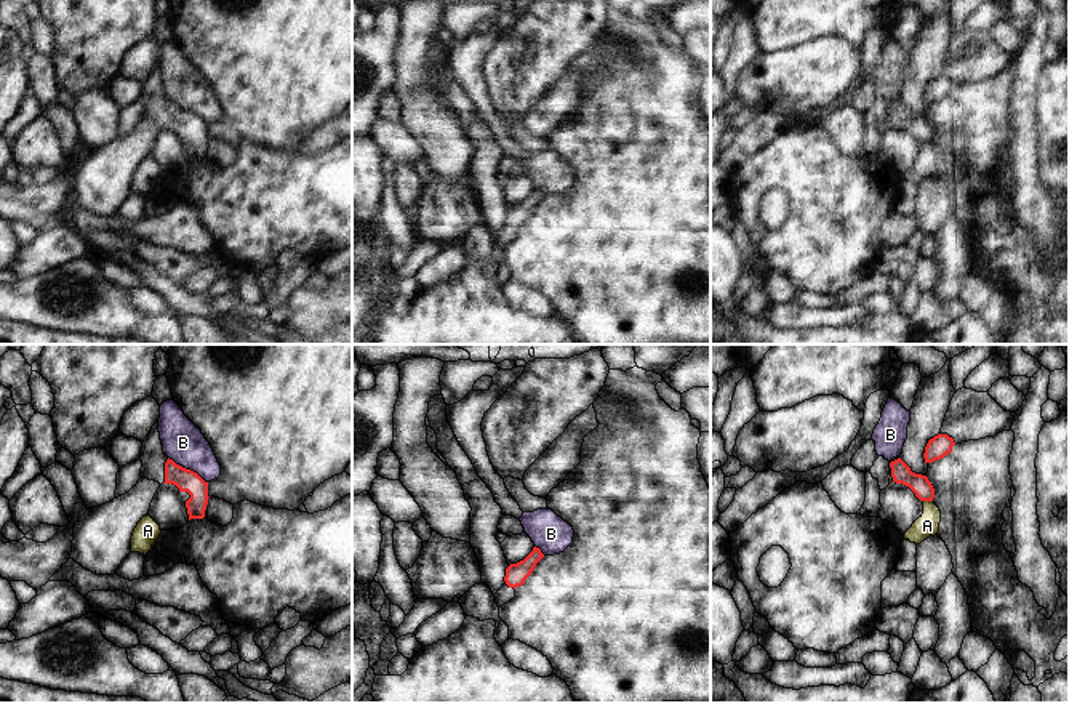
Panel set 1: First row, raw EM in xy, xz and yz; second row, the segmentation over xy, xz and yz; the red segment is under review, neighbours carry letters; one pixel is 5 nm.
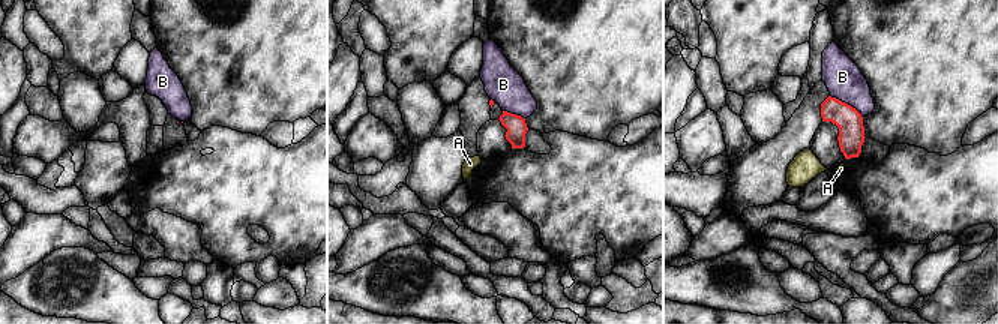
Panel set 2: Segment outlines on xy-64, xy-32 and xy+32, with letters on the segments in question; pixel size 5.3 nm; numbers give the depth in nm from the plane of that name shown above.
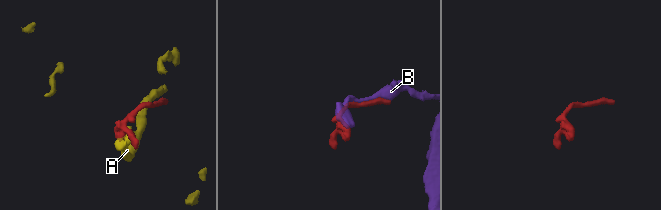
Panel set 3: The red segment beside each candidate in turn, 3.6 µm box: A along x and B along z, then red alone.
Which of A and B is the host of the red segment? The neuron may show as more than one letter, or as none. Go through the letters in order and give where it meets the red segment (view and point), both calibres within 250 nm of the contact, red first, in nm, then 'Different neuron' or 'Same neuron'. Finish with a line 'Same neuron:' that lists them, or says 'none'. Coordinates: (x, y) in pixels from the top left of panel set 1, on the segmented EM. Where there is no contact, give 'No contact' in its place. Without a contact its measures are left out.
A: Touches red at yz (928, 500). Thickness 100 nm (red) against 120 nm. Different neuron
B: Touches red at xy (188, 470). Thickness 110 nm (red) against 200 nm. Different neuron
Same neuron: none

